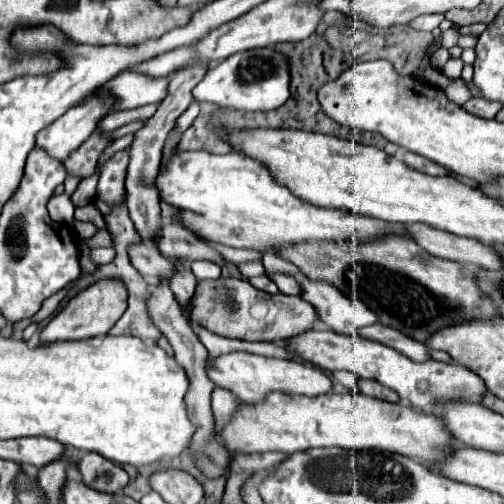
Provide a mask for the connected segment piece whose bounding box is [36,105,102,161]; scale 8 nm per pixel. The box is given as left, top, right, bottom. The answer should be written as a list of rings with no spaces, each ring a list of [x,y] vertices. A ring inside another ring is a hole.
[[[80,105],[80,109],[68,109],[36,135],[36,147],[48,149],[52,157],[64,161],[72,149],[78,149],[84,139],[98,129],[100,119],[100,105]]]

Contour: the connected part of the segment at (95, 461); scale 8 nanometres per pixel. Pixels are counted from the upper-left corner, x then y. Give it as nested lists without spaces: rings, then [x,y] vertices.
[[[86,453],[80,457],[78,469],[82,483],[100,493],[122,493],[122,489],[128,485],[128,473],[98,453]]]

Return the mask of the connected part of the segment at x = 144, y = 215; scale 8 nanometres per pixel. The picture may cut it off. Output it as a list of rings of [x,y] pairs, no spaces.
[[[202,61],[178,69],[170,79],[168,97],[160,103],[158,111],[150,117],[150,121],[140,131],[136,131],[136,139],[130,147],[132,159],[130,159],[128,173],[126,173],[126,207],[130,211],[132,223],[138,227],[144,241],[152,241],[152,237],[154,237],[156,229],[160,229],[160,221],[162,221],[160,219],[160,199],[158,199],[158,191],[154,189],[154,175],[158,175],[158,169],[160,169],[160,157],[162,157],[164,141],[168,137],[168,131],[176,125],[176,119],[192,103],[190,91],[206,75],[206,71],[208,71],[208,63],[202,63]]]

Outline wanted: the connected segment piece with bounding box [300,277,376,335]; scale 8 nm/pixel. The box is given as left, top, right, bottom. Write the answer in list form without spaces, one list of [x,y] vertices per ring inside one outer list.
[[[302,277],[300,289],[300,297],[312,303],[320,313],[320,321],[324,321],[336,333],[354,335],[356,329],[376,323],[376,313],[372,313],[364,303],[346,297],[328,281]]]

